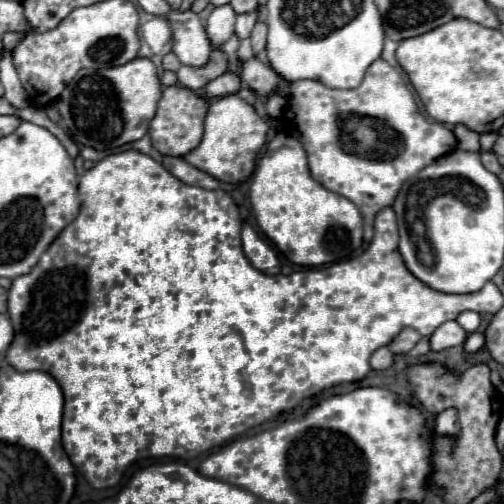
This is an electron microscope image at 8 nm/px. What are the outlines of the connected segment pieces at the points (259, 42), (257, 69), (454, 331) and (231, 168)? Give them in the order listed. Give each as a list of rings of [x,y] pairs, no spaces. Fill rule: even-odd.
[[[256,24],[254,26],[254,30],[252,30],[252,34],[250,34],[250,40],[252,40],[252,50],[254,50],[254,54],[258,54],[258,52],[262,52],[264,48],[266,48],[266,24]]]
[[[250,58],[244,62],[244,70],[240,70],[240,80],[258,96],[268,96],[276,88],[280,76],[268,64]]]
[[[448,320],[442,326],[438,326],[434,330],[434,334],[430,336],[430,348],[438,352],[438,350],[450,348],[450,346],[462,344],[464,338],[468,338],[468,332],[456,320]]]
[[[236,94],[224,96],[224,98],[210,102],[210,108],[208,108],[208,114],[204,120],[202,142],[184,158],[198,170],[204,170],[210,176],[218,178],[220,182],[236,184],[236,182],[250,178],[250,174],[254,172],[256,154],[264,146],[268,132],[276,130],[276,128],[278,128],[278,122],[274,118],[258,116],[254,106],[250,106],[242,98],[238,98]]]

